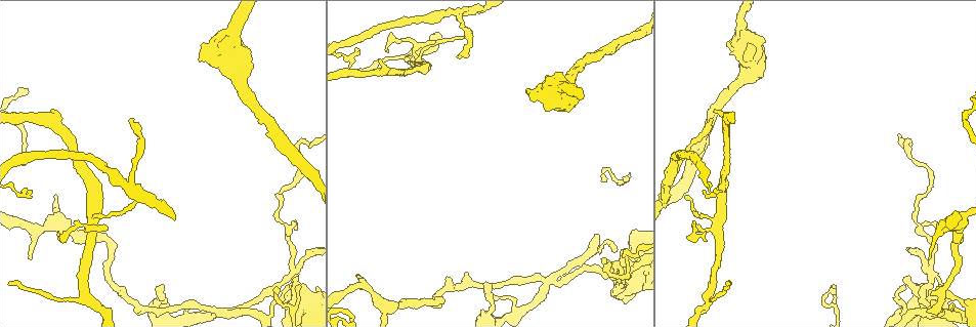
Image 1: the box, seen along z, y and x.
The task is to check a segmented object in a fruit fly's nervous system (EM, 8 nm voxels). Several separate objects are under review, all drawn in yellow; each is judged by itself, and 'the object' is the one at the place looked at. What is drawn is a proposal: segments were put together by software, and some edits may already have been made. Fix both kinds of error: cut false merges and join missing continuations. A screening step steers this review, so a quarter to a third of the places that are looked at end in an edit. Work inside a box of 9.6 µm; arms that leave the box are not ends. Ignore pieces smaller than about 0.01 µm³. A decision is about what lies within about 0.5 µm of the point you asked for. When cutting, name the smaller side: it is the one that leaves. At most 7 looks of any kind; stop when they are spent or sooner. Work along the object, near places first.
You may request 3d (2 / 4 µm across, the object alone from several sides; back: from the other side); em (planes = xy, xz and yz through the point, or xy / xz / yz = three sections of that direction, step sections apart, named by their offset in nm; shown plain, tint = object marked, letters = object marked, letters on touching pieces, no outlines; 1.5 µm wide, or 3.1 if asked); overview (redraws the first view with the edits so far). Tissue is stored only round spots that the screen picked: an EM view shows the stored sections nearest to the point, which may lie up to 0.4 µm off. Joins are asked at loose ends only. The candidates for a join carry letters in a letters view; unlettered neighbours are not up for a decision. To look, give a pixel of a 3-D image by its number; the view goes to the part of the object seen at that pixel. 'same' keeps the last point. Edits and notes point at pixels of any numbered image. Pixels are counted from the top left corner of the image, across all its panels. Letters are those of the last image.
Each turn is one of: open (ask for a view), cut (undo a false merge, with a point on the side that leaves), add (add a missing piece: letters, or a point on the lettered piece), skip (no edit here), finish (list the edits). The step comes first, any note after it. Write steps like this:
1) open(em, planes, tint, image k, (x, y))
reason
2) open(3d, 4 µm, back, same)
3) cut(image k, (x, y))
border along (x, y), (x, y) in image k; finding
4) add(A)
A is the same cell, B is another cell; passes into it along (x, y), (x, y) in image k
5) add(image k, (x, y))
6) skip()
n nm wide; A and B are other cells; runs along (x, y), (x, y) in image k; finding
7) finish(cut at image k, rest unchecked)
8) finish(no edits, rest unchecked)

open(3d, 4 µm, image 1, (292, 275))
four or more arms meet

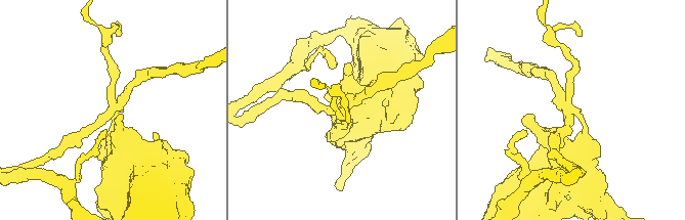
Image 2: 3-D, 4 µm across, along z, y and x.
open(em, yz, step 4, tint, image 2, (113, 110))

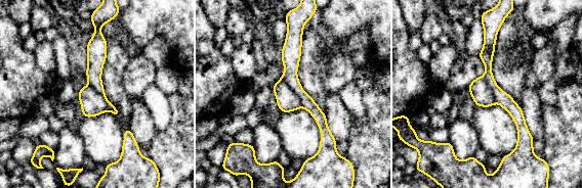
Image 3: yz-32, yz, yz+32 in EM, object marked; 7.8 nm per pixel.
open(em, planes, letters, same)

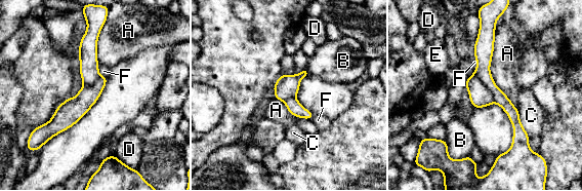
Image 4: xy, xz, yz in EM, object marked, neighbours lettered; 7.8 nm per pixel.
cut(image 4, (481, 96))
170 nm wide; A, B, C, D, E and F are other cells; border along (474, 72), (492, 92), (495, 102) in image 4; a second cell is stuck on

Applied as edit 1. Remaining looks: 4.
open(overview)
see it whole again

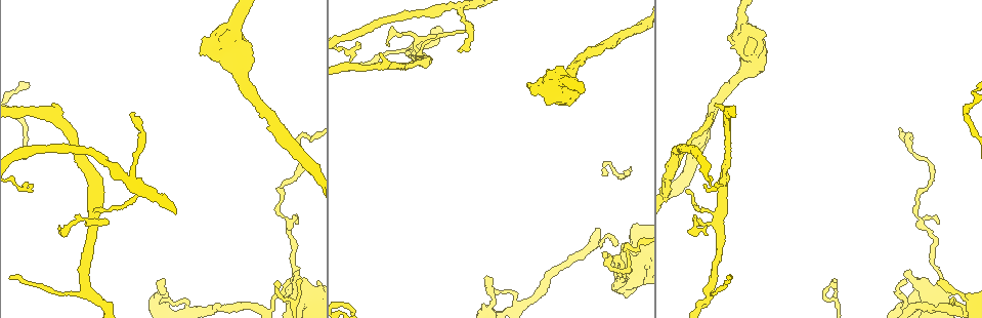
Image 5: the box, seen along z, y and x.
open(3d, 4 µm, image 5, (628, 246))
sharp bend

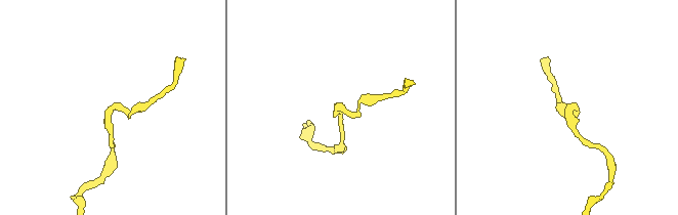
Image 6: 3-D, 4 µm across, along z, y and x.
open(em, planes, tint, image 6, (568, 109))

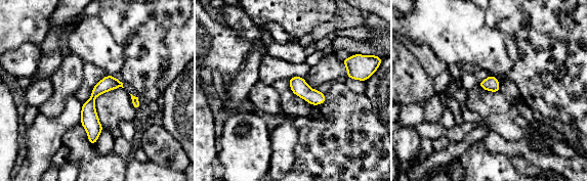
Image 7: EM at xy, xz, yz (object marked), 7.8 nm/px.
open(em, planes, letters, same)
what lies round it

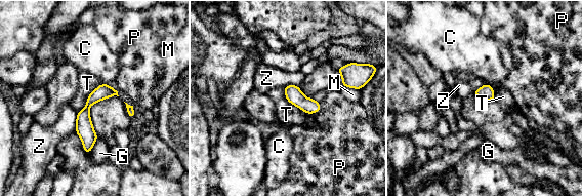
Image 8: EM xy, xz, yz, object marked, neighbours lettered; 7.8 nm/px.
skip()
110 nm wide; T touches over 280 nm; C, G, M, P, T and Z are other cells; continuous, no second cell

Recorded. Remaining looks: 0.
finish(cut at image 4, rest unchecked)

